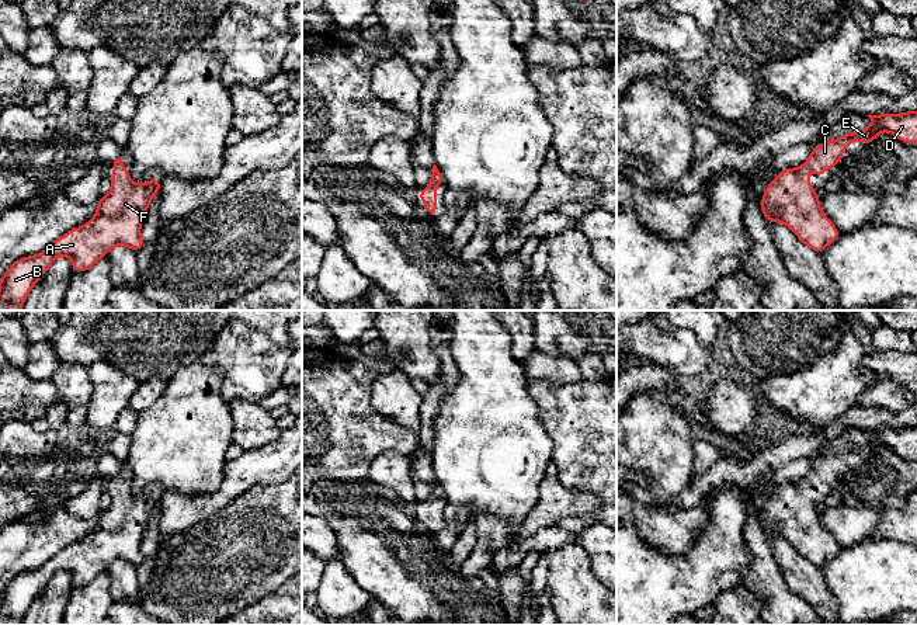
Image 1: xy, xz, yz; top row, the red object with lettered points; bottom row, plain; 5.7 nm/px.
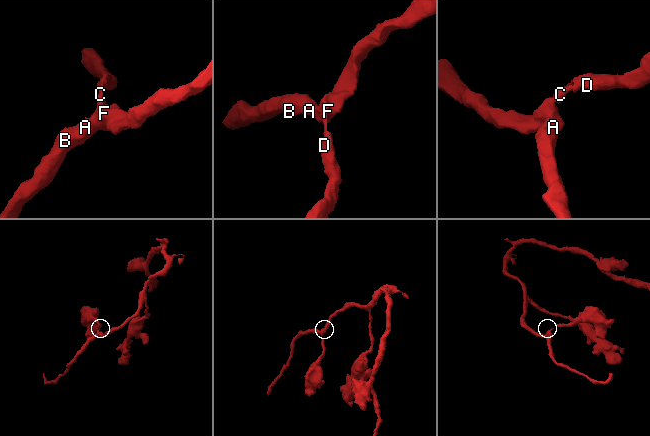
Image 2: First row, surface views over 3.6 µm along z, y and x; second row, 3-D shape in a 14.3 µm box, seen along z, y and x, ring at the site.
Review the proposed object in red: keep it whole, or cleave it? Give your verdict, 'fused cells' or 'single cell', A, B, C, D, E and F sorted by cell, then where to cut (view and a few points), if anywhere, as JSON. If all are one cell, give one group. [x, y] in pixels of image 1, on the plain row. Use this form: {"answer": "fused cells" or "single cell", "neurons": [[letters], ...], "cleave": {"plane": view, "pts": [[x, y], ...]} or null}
{"answer": "single cell", "neurons": [["A", "B", "C", "D", "E", "F"]], "cleave": null}

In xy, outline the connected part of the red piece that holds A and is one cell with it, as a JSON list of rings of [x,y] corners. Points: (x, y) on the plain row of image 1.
[[[122,471],[118,472],[114,476],[111,504],[97,517],[95,529],[87,538],[66,546],[39,569],[15,574],[4,587],[0,593],[0,625],[21,625],[34,600],[60,570],[72,574],[73,587],[83,587],[105,572],[115,560],[125,560],[133,566],[140,565],[145,560],[140,551],[142,535],[160,501],[161,496],[156,493],[149,494],[146,499],[133,497],[128,483],[122,479]]]

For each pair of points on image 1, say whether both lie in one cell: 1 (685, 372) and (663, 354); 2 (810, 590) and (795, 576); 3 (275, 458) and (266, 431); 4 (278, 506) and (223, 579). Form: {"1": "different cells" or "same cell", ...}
{"1": "same cell", "2": "same cell", "3": "different cells", "4": "same cell"}

